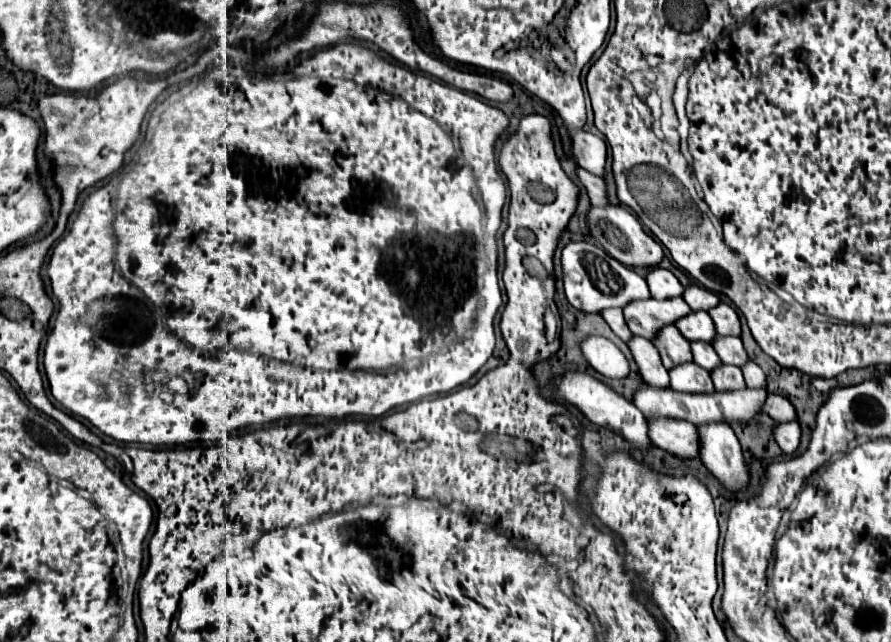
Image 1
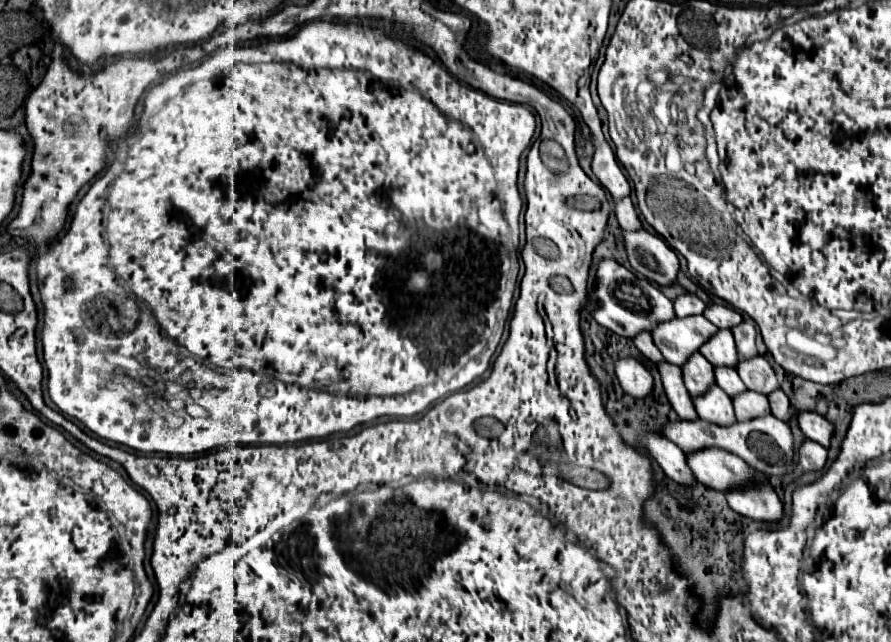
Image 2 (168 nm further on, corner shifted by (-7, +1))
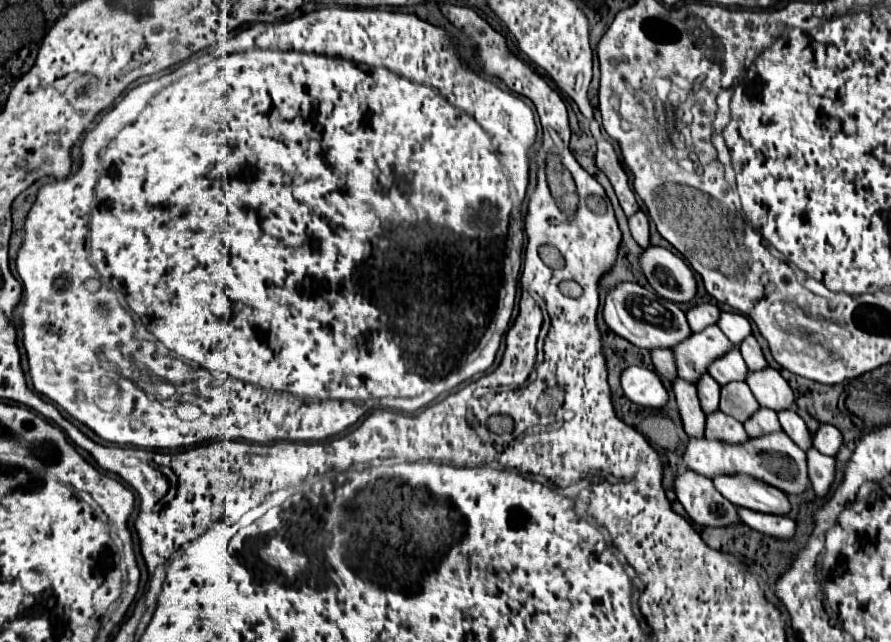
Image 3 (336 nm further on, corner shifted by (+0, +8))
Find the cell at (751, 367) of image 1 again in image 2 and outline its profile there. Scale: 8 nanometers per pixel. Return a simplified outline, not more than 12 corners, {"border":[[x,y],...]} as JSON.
{"border":[[783,390],[769,394],[771,412],[783,422],[793,418],[789,398]]}

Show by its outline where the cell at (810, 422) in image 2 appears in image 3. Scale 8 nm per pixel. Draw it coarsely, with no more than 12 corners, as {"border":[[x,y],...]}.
{"border":[[820,423],[814,447],[836,455],[842,435],[834,425]]}

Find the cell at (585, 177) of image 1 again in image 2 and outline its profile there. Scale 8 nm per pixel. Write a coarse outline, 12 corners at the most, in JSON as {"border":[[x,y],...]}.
{"border":[[629,198],[615,200],[623,230],[641,230],[641,220]]}

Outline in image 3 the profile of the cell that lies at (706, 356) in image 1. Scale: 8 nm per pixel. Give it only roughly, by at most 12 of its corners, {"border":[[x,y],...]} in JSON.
{"border":[[744,381],[722,385],[720,409],[742,423],[758,401]]}

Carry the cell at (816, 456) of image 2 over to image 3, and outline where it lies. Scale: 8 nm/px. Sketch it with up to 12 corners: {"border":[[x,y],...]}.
{"border":[[806,451],[808,477],[818,497],[834,481],[834,457]]}

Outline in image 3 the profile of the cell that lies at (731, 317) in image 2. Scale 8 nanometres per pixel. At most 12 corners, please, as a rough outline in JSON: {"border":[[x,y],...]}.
{"border":[[722,311],[718,327],[740,343],[750,335],[750,321],[732,311]]}

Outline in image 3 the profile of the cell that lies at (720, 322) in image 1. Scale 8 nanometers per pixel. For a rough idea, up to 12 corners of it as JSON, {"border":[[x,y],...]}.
{"border":[[754,335],[740,343],[748,369],[768,365]]}

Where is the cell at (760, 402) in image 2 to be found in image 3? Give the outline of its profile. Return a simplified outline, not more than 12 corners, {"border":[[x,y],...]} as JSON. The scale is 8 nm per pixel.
{"border":[[760,407],[744,421],[750,437],[780,431],[772,409]]}

